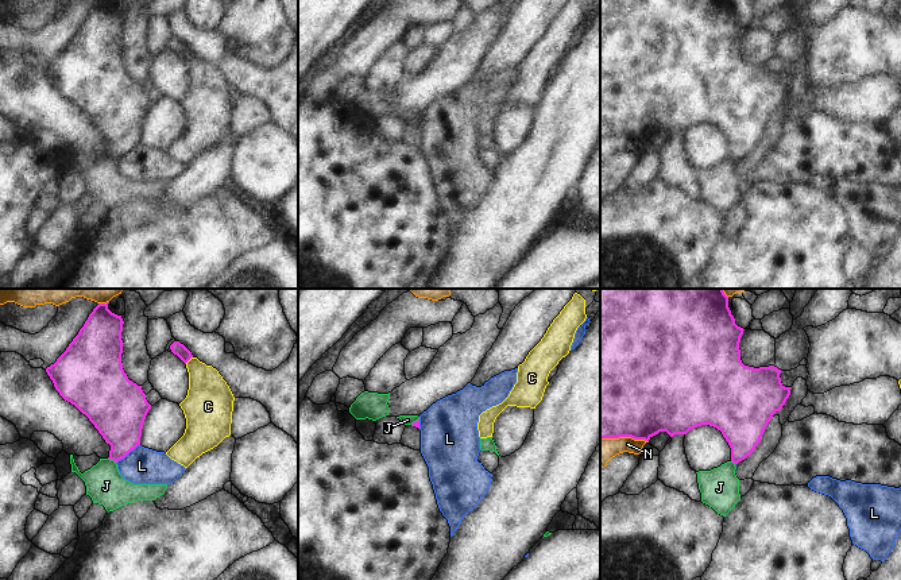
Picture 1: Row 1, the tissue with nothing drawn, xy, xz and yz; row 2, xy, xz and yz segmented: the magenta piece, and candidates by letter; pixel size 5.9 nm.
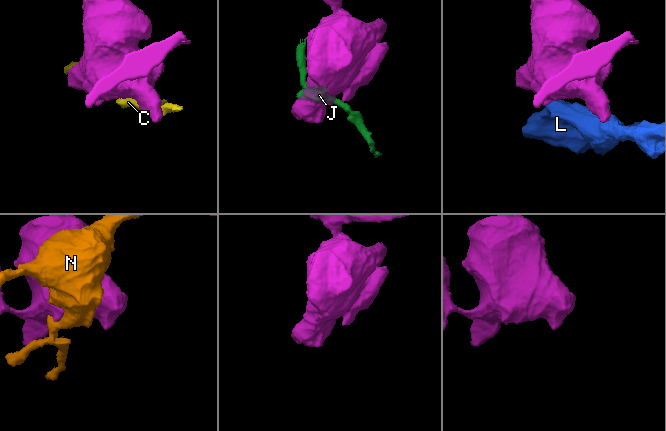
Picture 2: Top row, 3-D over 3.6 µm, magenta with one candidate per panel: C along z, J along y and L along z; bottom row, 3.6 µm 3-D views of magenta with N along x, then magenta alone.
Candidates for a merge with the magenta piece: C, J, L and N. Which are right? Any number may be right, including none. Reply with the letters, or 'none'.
none.

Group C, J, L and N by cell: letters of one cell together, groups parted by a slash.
C / J / L / N

